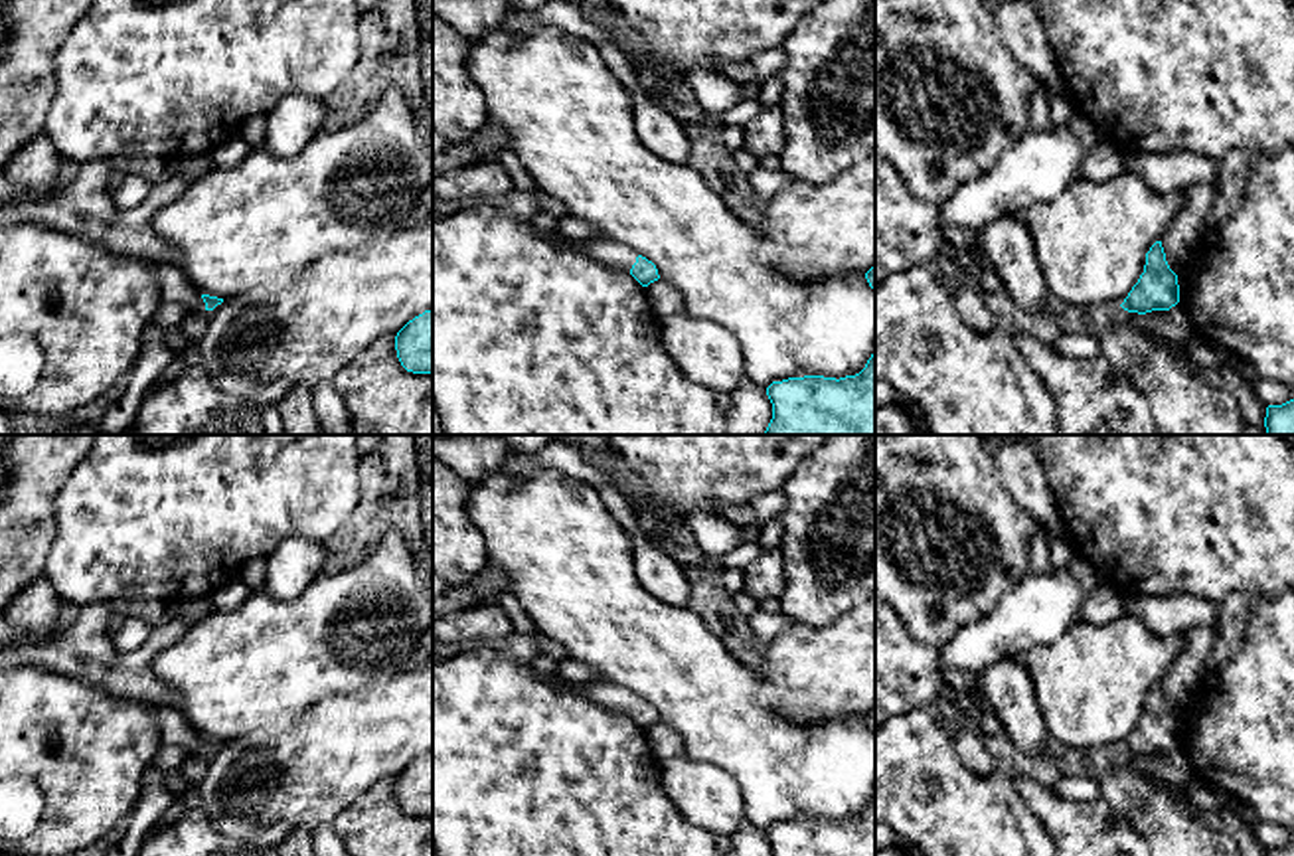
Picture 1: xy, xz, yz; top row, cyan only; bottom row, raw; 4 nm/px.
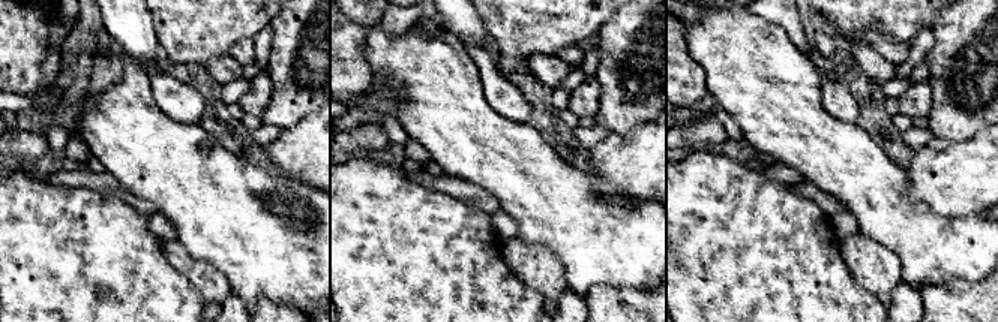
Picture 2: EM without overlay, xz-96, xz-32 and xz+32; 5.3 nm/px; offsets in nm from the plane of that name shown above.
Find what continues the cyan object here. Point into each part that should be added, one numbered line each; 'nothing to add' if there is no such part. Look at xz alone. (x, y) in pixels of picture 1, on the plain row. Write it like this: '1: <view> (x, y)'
1: xz (605, 692)

